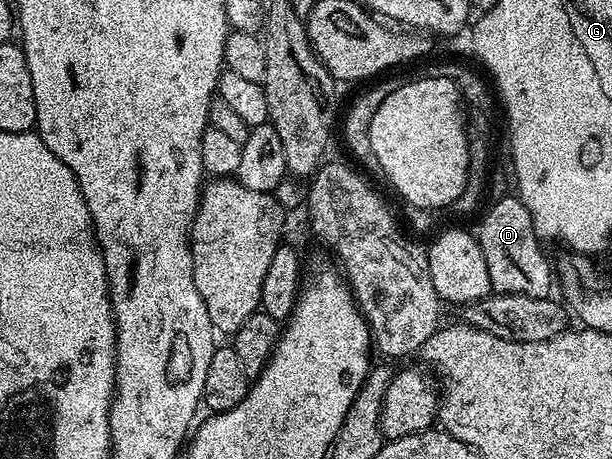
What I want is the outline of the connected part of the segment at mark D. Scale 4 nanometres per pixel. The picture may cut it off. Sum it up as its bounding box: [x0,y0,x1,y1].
[475,197,555,297]

